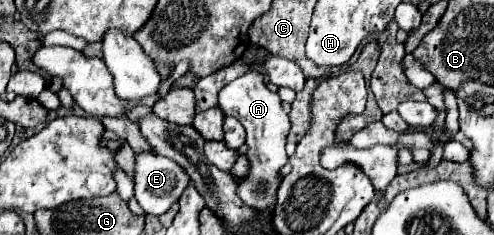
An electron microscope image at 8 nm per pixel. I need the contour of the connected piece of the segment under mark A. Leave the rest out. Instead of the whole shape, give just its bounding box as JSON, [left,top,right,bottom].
[218,71,290,209]

